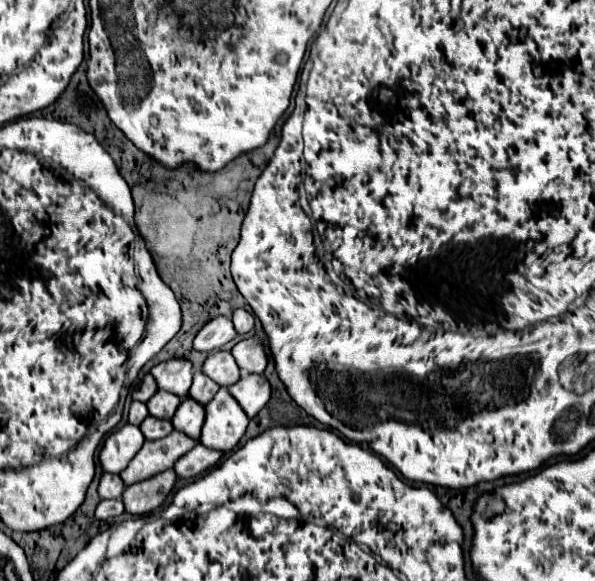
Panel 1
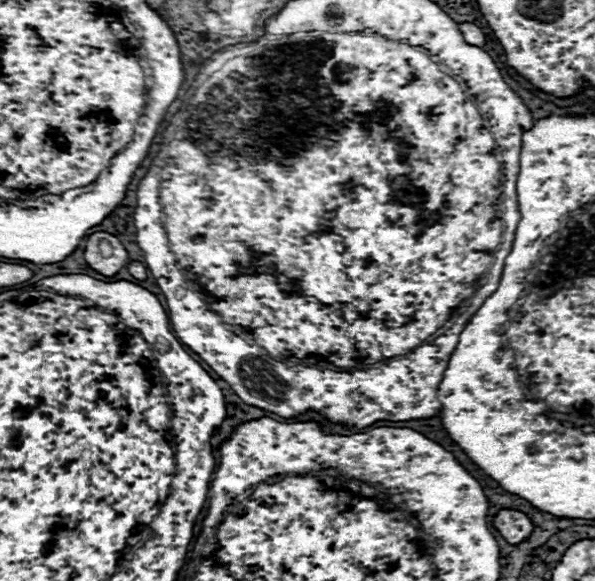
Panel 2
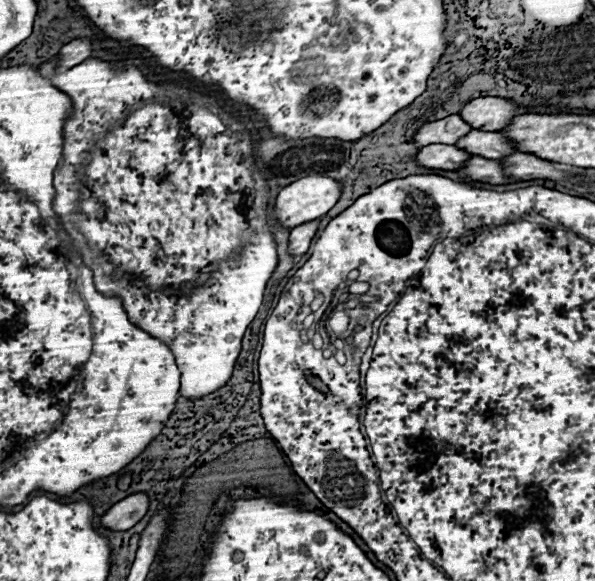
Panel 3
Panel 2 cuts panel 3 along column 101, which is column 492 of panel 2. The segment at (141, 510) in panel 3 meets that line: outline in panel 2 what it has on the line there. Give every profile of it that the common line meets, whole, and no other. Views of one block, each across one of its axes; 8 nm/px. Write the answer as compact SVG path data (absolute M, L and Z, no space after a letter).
M502 510L492 518L492 526L502 534L508 544L522 544L530 538L534 526L530 518L518 510Z

